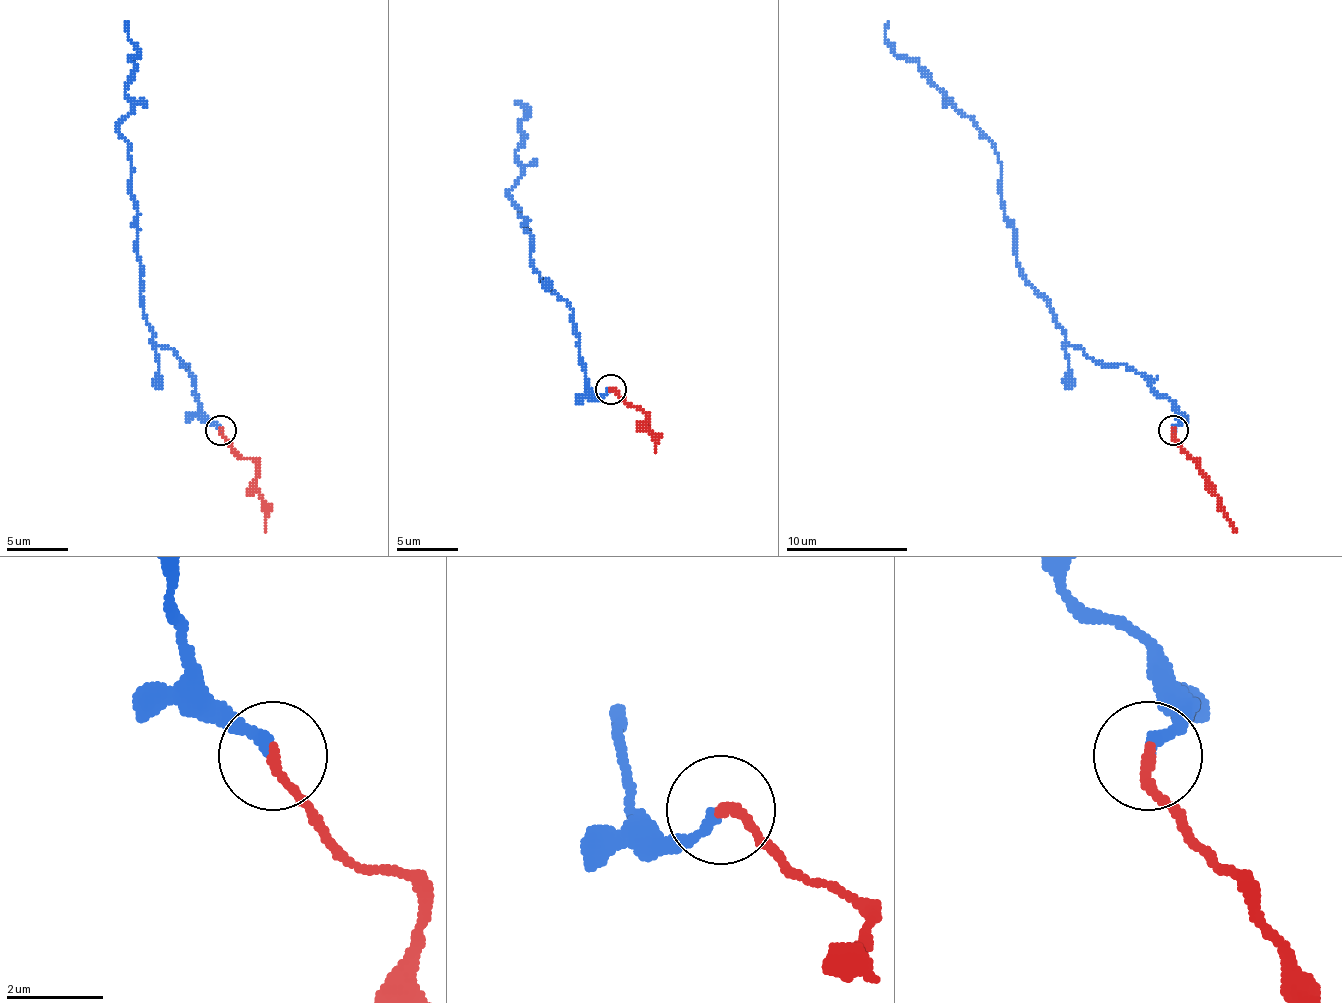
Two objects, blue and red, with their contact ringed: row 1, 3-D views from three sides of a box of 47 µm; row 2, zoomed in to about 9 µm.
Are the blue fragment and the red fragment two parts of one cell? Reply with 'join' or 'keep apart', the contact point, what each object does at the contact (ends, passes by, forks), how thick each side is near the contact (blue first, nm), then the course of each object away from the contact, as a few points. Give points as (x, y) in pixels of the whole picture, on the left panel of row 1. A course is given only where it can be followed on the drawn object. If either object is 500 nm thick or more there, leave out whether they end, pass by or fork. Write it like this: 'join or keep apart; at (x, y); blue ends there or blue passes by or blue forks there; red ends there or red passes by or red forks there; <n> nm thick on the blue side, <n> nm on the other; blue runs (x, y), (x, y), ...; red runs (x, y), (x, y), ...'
join; at (220, 430); blue ends there; red ends there; 240 nm thick on the blue side, 220 nm on the other; blue runs (219, 431), (189, 364), (152, 339), (143, 309), (119, 122), (137, 52), (125, 21); red runs (219, 431), (256, 464), (265, 532)

